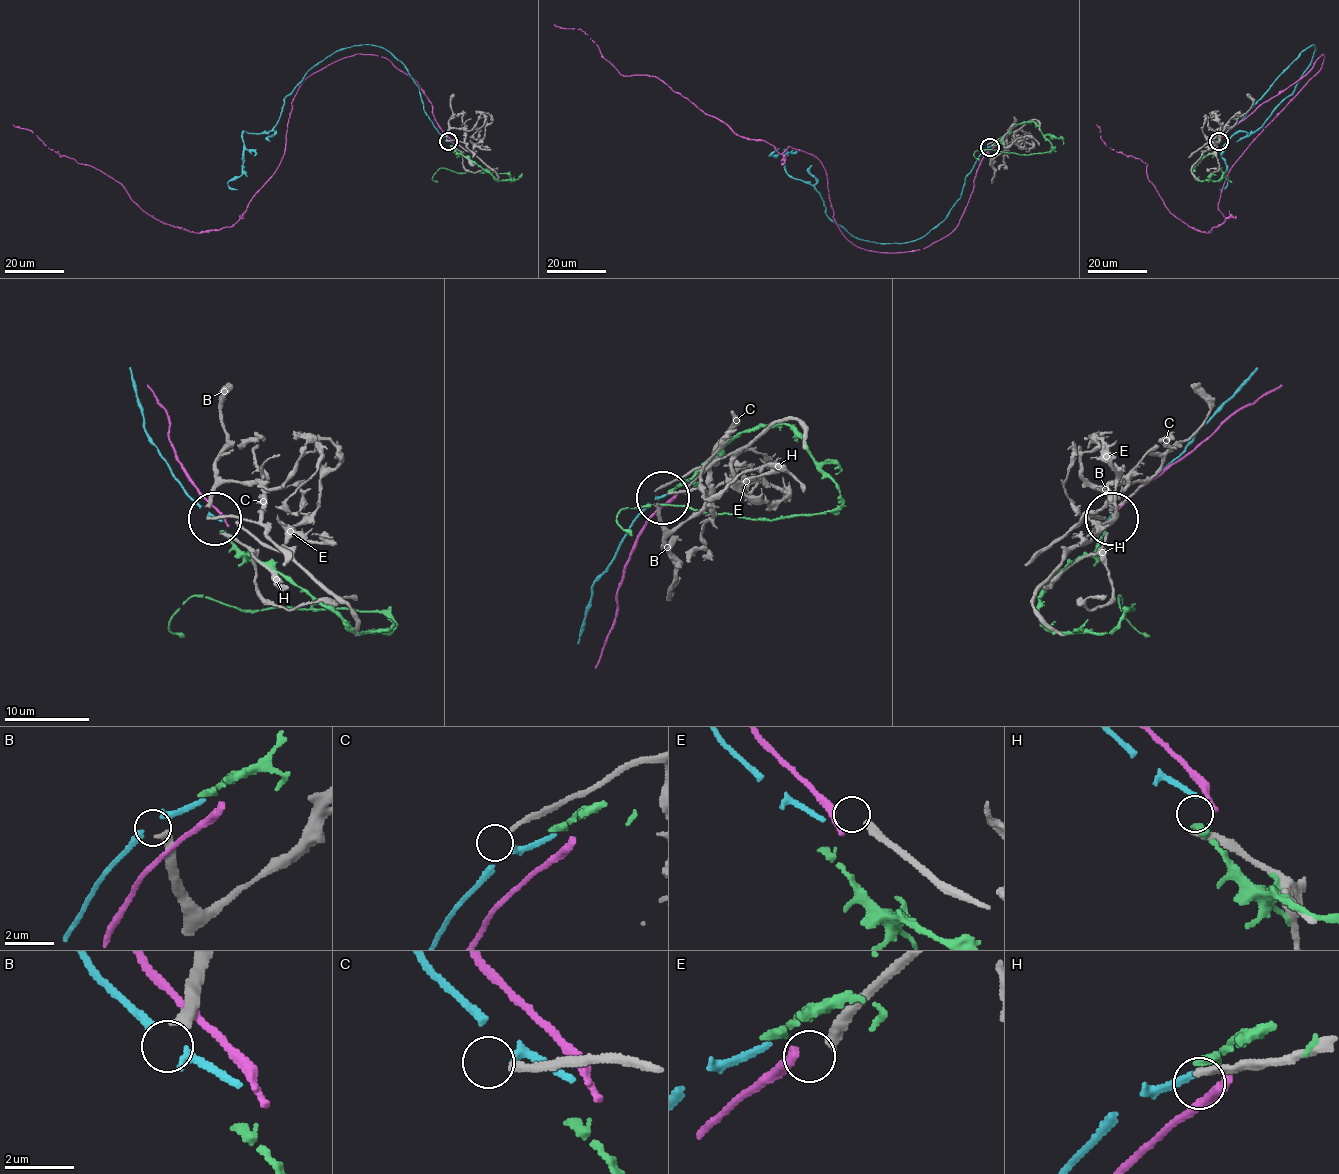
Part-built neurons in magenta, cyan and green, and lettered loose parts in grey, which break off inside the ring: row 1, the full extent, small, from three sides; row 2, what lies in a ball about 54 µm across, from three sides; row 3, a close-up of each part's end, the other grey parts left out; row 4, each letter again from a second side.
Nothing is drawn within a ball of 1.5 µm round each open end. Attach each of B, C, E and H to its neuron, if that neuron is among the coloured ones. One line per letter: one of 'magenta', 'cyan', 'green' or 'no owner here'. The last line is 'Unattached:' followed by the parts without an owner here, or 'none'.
B: no owner here
C: no owner here
E: no owner here
H: no owner here
Unattached: B, C, E, H

